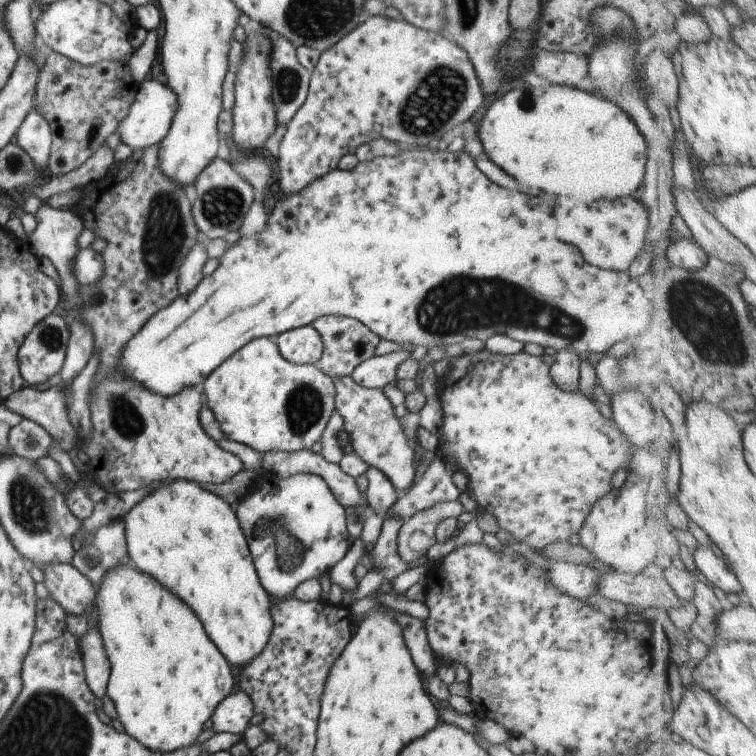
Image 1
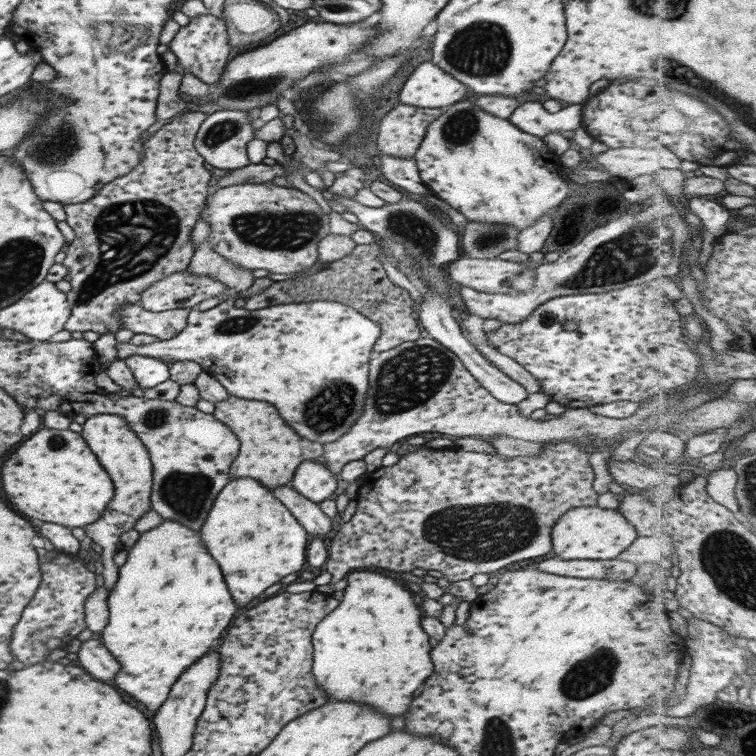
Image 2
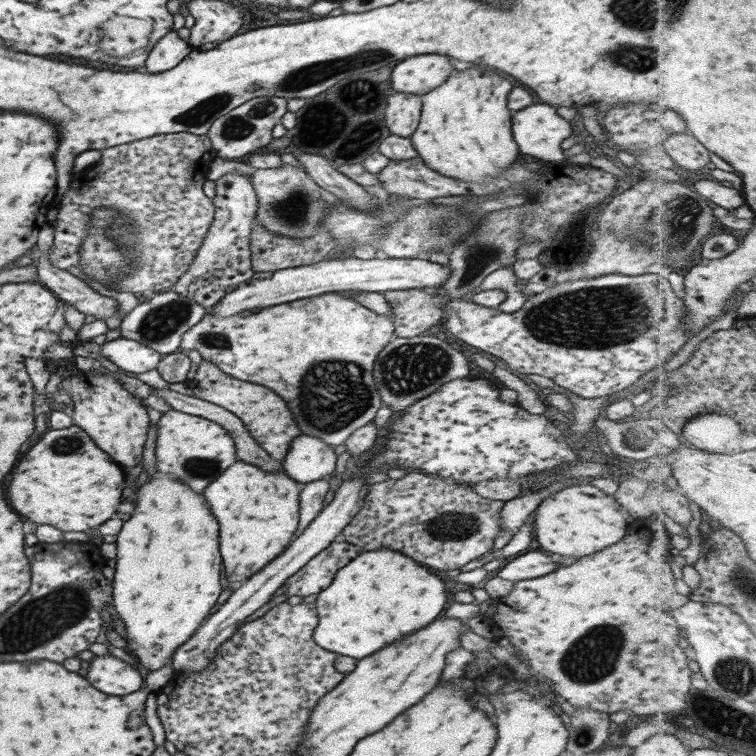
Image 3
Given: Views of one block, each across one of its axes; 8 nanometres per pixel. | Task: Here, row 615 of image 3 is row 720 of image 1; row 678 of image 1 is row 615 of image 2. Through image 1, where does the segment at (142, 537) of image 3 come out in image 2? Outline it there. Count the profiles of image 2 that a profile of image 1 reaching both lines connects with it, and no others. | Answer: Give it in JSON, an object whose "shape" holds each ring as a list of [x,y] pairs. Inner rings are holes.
{"shape":[[[163,519],[159,525],[144,532],[127,552],[126,562],[119,568],[117,583],[107,598],[109,621],[101,632],[101,641],[114,658],[122,662],[120,676],[114,678],[114,684],[156,713],[179,676],[220,640],[224,628],[232,622],[239,608],[226,588],[216,560],[210,560],[200,534],[190,528]]]}

